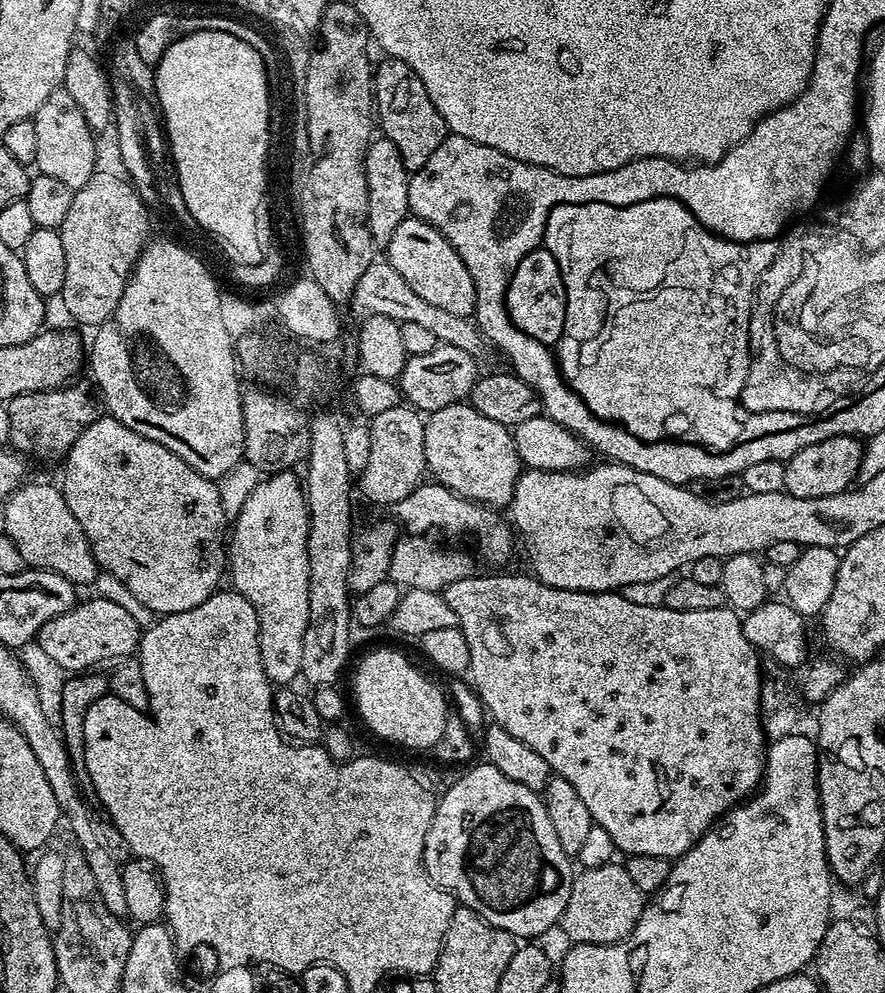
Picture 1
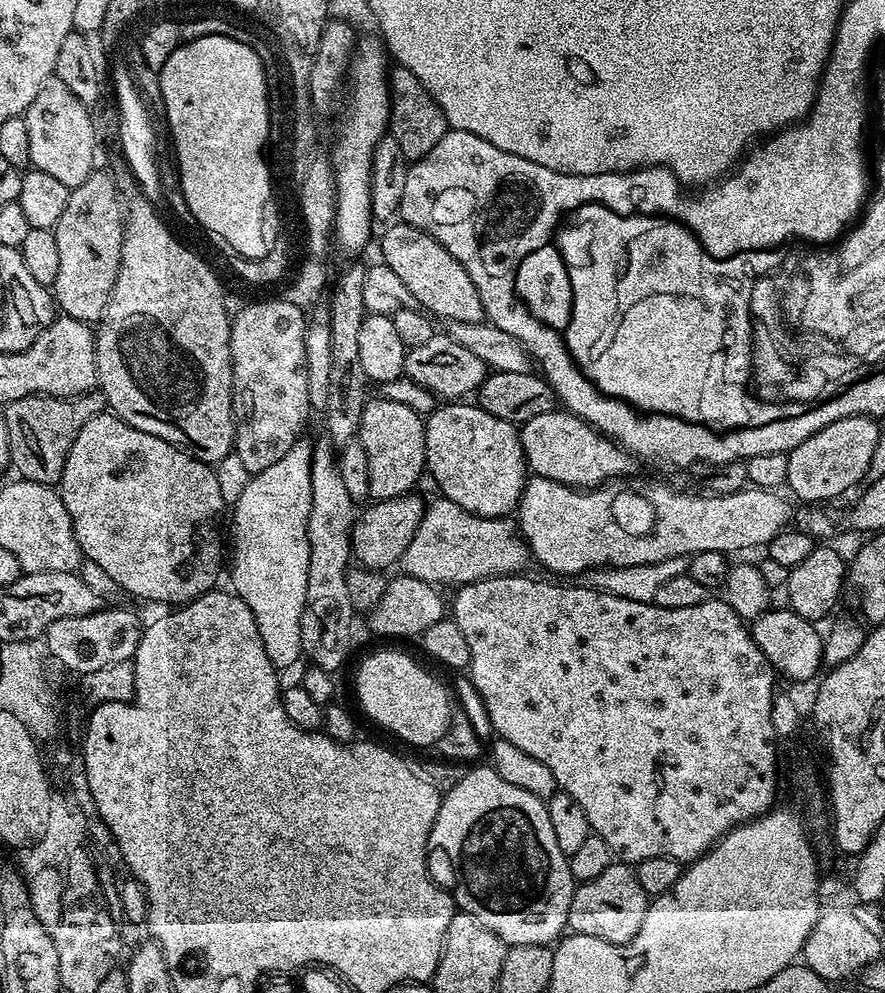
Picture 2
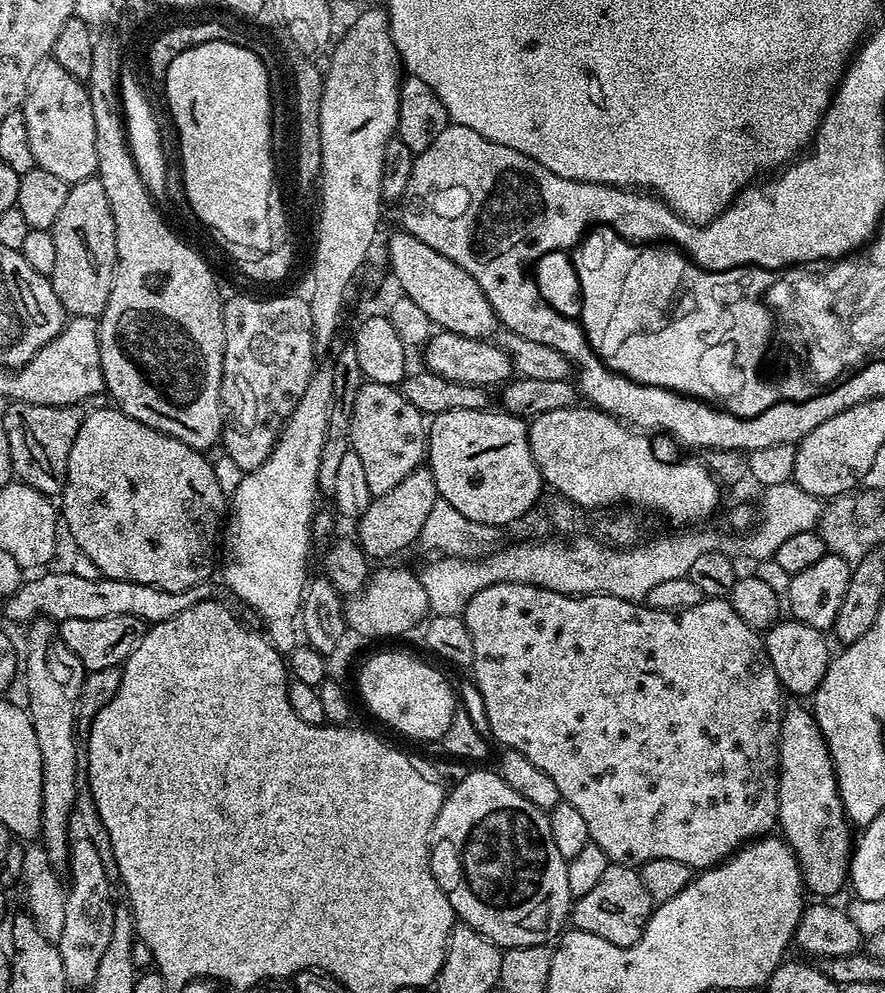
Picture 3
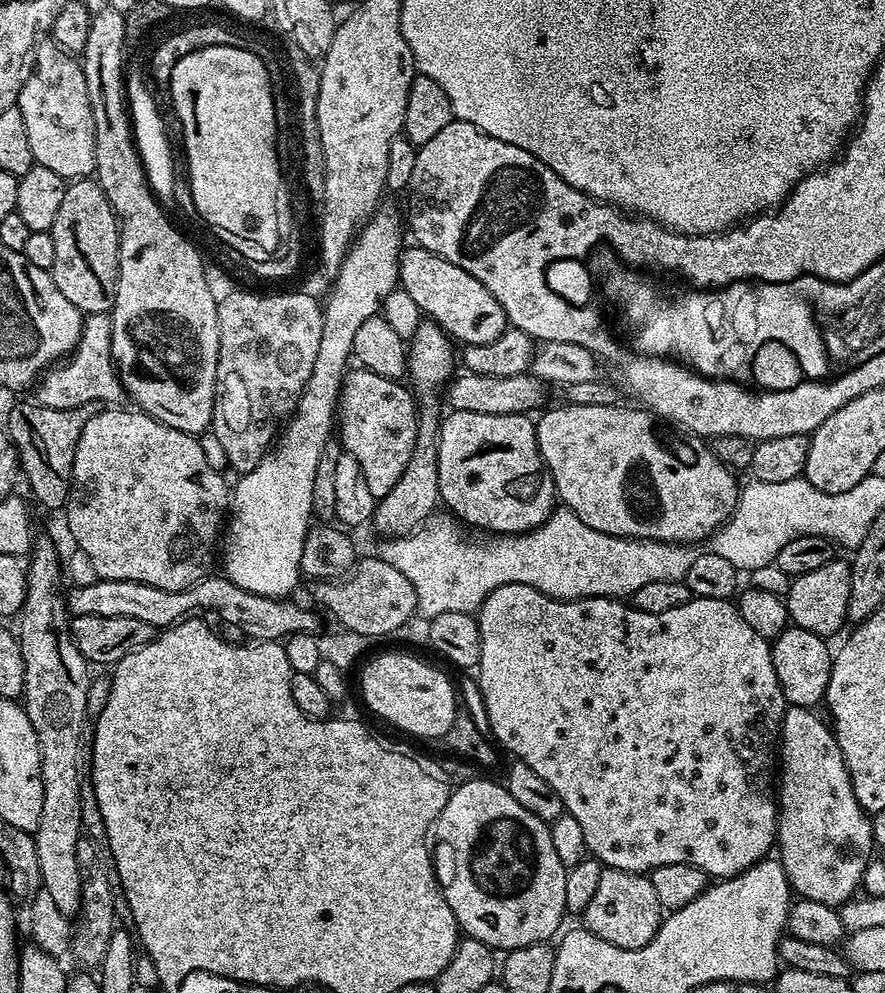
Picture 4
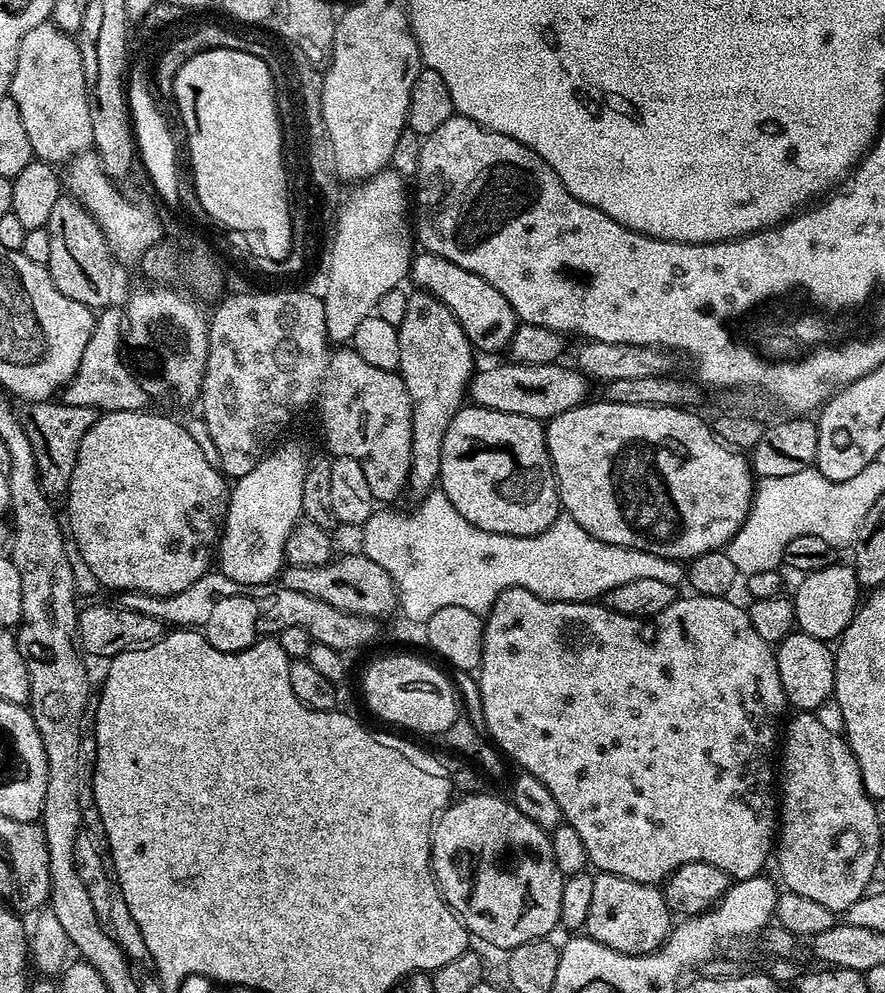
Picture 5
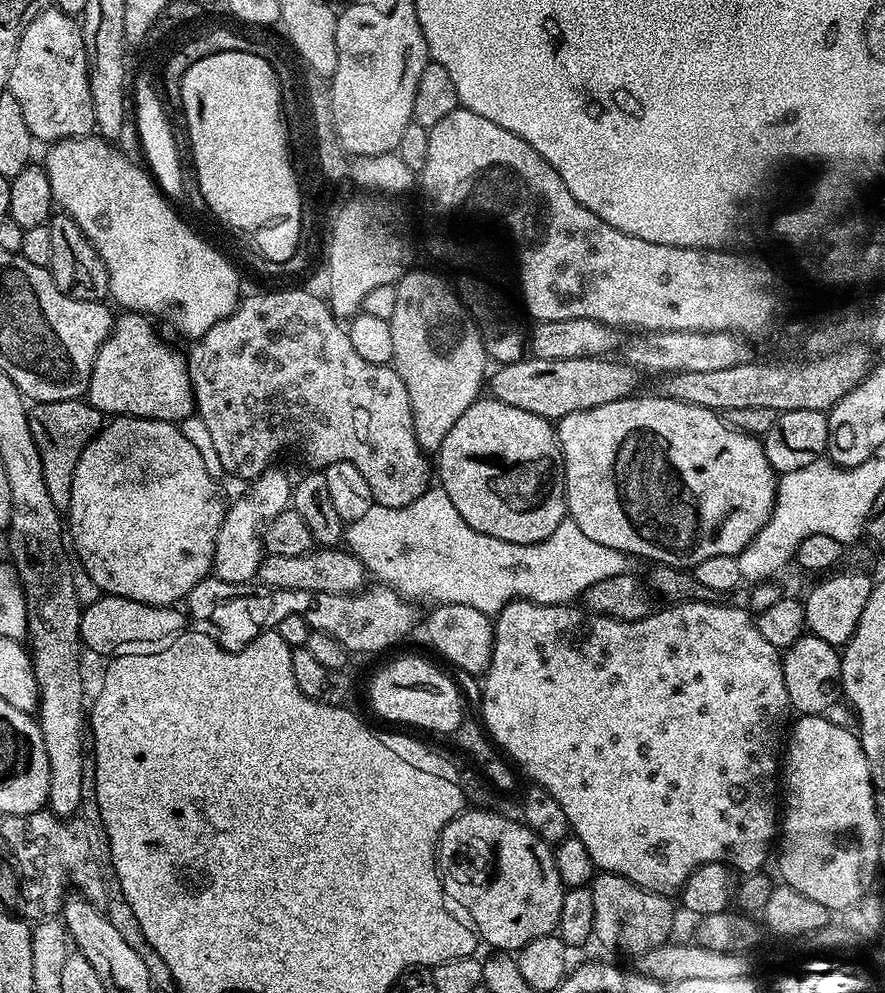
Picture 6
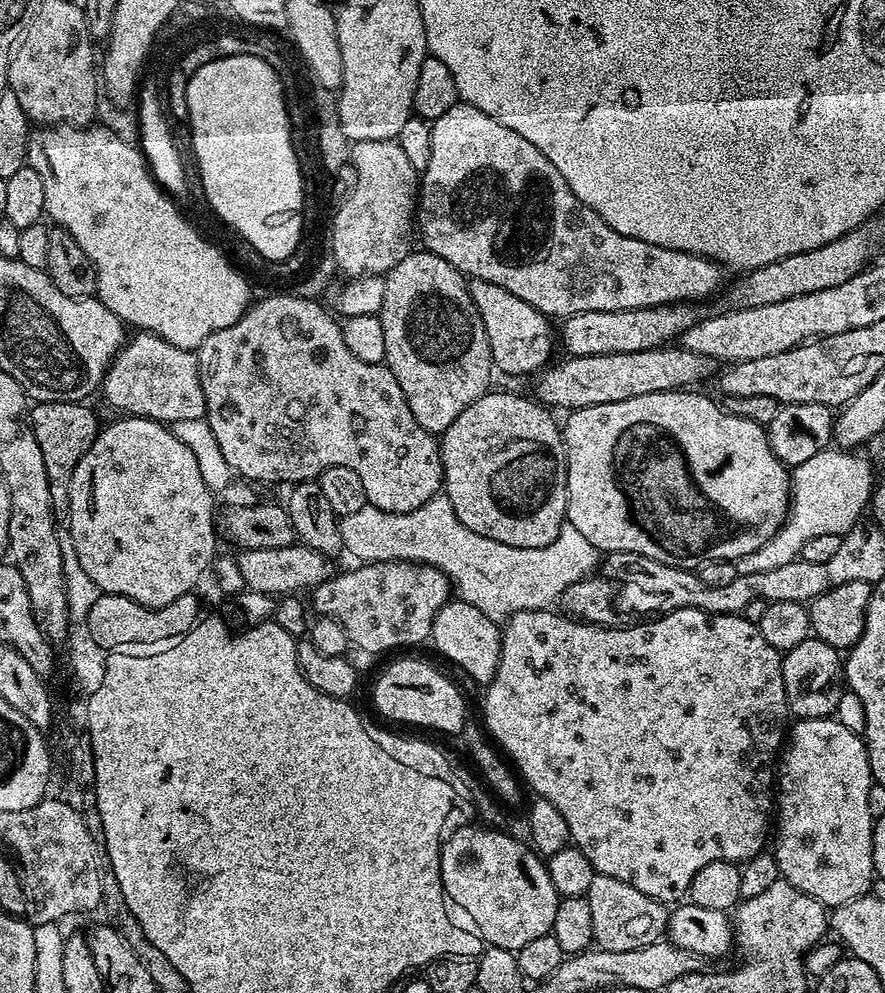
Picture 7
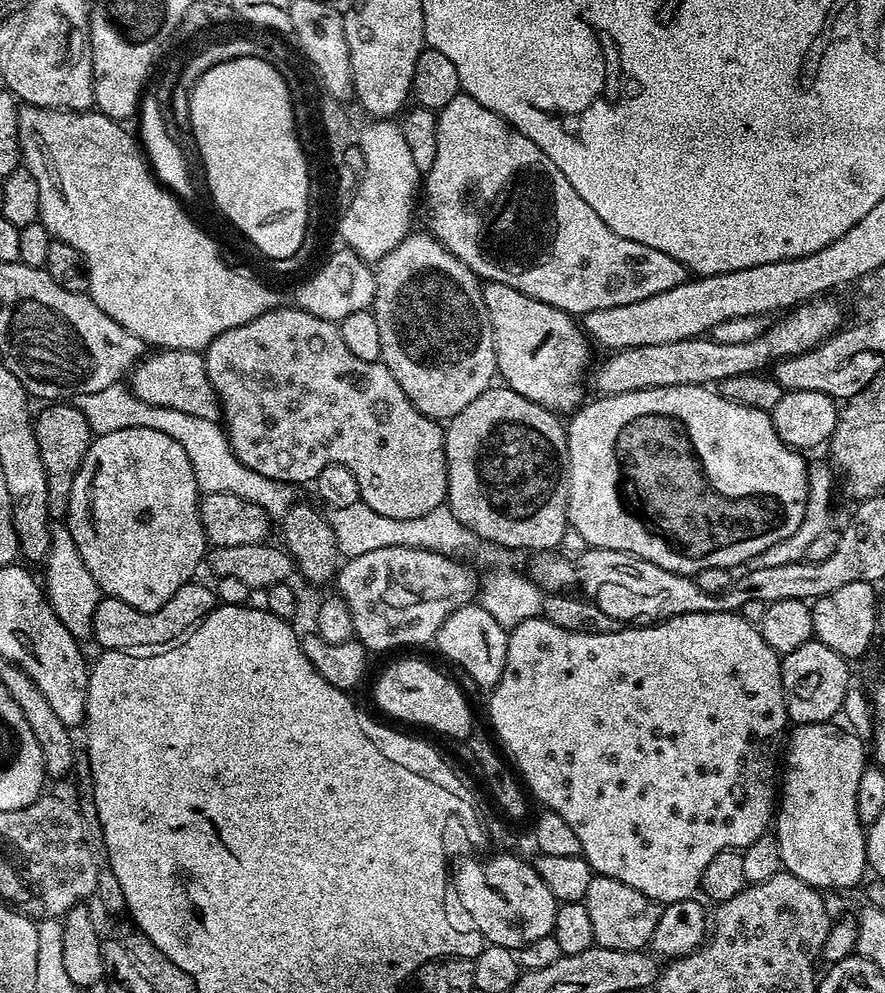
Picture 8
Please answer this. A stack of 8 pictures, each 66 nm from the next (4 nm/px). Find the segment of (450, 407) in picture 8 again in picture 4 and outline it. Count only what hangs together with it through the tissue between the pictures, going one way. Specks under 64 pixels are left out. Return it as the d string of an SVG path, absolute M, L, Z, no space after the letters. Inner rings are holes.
M422 322L418 330L407 341L408 371L407 379L412 379L411 387L418 397L419 412L416 425L416 441L414 454L410 462L406 462L406 470L402 470L402 478L390 494L379 497L376 502L376 512L370 524L376 527L381 537L395 538L415 532L433 515L436 504L441 503L440 487L438 486L438 442L440 441L441 417L436 416L436 391L443 389L454 375L452 367L458 364L458 352L452 349L453 337L444 332L439 325ZM416 387L416 388L415 388ZM420 395L420 396L419 396ZM429 515L429 516L428 516ZM428 516L428 517L427 517Z

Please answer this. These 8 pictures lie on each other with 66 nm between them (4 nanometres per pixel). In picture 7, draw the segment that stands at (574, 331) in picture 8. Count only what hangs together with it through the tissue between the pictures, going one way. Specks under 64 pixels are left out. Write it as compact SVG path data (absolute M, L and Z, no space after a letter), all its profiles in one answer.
M472 280L468 289L474 298L474 306L478 306L478 314L486 326L486 338L490 342L492 362L499 371L501 368L508 376L530 375L531 377L539 373L553 359L551 356L554 324L549 317L534 306L530 306L530 302L522 302L522 298L510 294L510 290L494 286L494 282Z

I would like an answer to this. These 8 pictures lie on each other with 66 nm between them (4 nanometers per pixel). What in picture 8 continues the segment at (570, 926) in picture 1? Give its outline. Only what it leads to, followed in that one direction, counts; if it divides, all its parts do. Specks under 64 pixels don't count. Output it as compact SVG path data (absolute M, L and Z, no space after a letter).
M593 875L582 903L586 906L586 914L590 914L597 945L610 950L636 952L651 945L654 926L658 926L662 908L655 900L646 898L646 894L634 890L634 886L626 886L626 882L614 878Z

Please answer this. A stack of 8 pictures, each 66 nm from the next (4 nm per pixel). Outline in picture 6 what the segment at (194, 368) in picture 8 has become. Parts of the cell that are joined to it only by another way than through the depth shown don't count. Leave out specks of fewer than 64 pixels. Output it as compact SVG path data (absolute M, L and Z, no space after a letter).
M121 311L112 321L110 334L102 342L94 358L86 401L105 417L137 416L147 420L179 422L196 412L196 396L192 393L192 375L188 373L188 361L179 356L168 344L163 344L152 329L153 321L139 312Z

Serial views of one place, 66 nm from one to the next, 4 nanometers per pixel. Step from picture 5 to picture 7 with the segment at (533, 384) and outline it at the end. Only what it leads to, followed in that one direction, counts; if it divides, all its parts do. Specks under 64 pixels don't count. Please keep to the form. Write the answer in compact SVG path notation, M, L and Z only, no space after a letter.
M665 346L626 354L568 356L561 364L555 364L545 367L535 377L535 399L552 410L575 410L602 406L606 402L626 402L626 398L639 398L642 394L688 390L700 386L712 375L713 379L718 372L717 361L683 346Z

